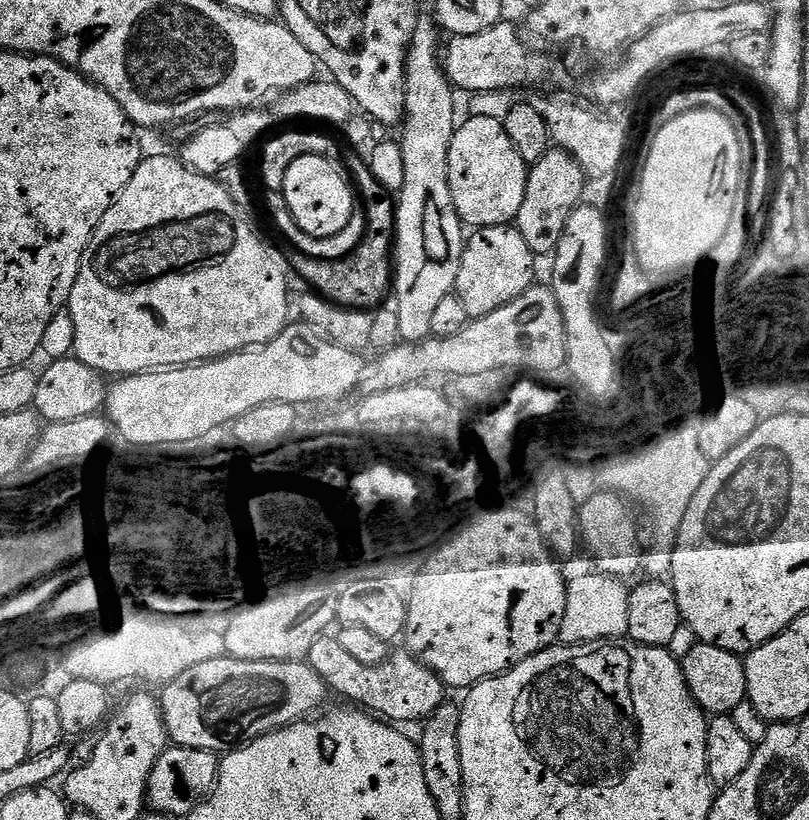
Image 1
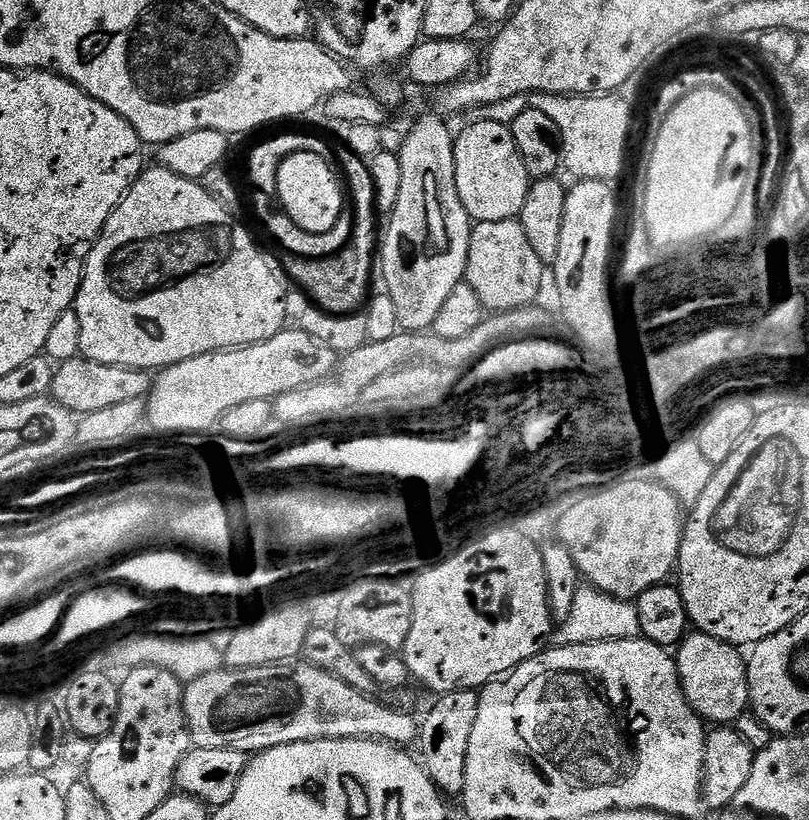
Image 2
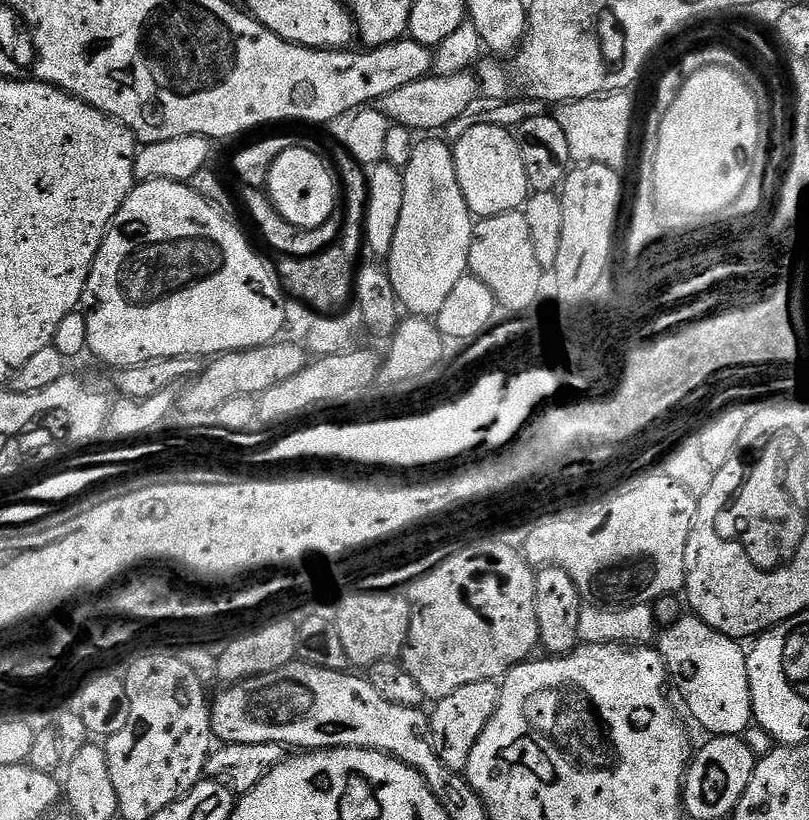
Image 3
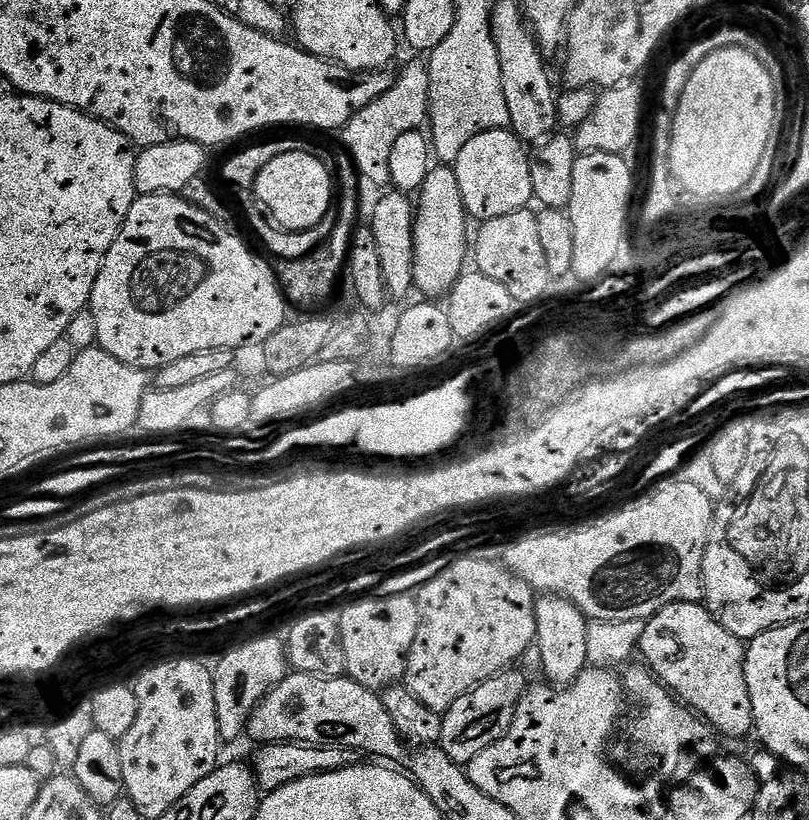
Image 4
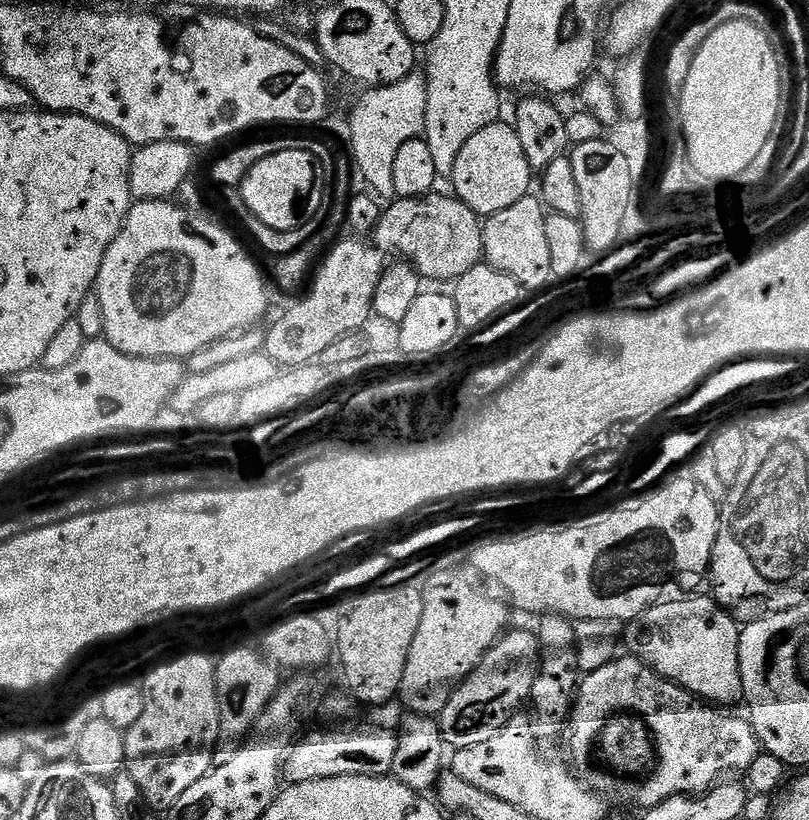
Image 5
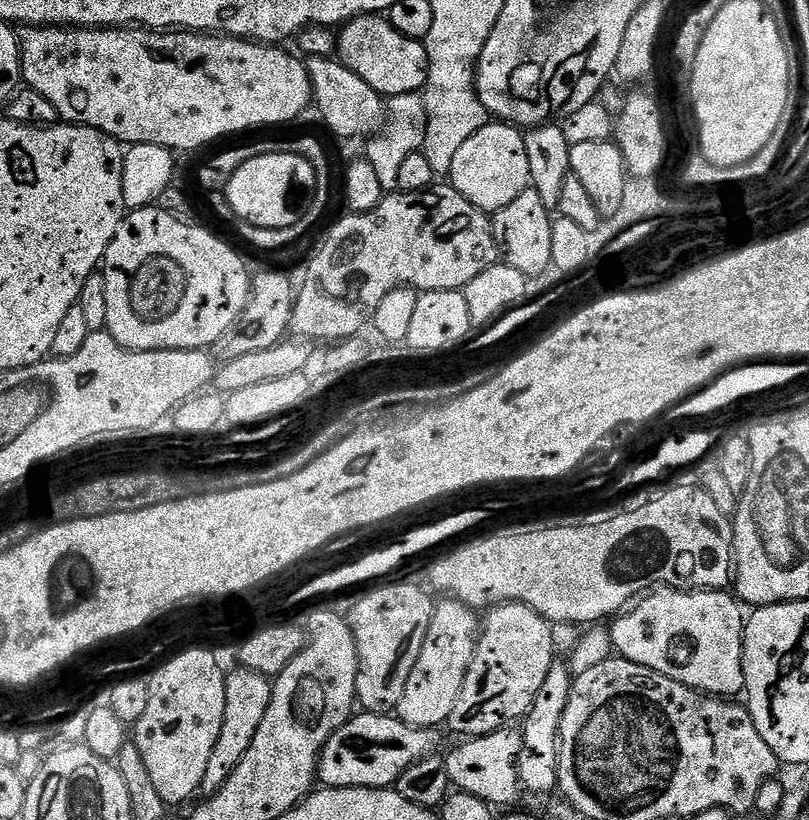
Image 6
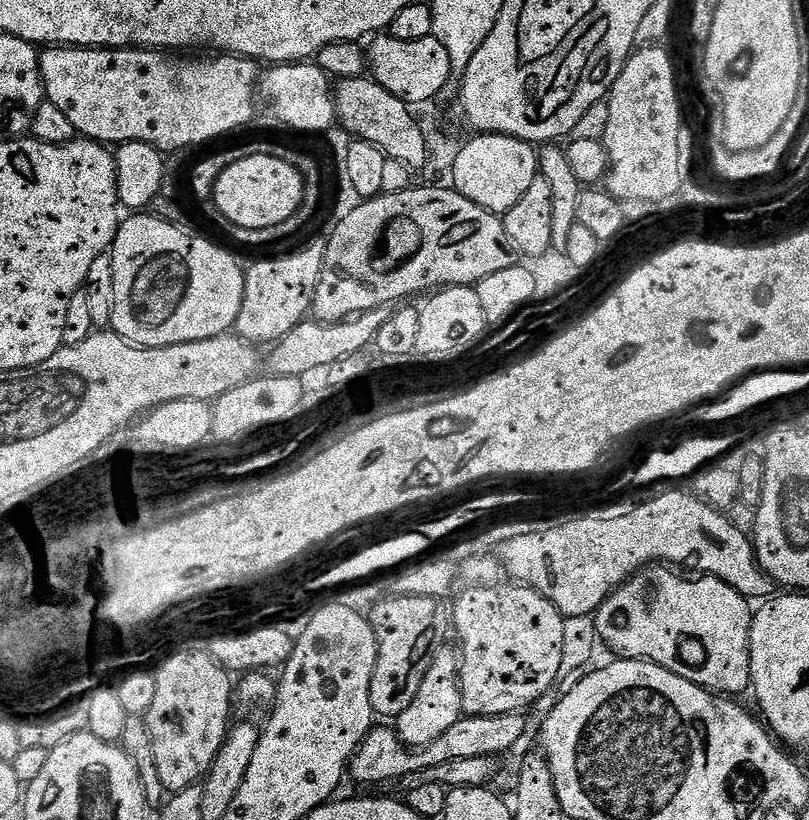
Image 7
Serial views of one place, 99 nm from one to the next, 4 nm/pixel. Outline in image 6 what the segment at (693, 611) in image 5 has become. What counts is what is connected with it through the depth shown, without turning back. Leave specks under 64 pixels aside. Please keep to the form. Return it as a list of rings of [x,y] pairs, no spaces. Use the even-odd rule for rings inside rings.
[[[661,587],[645,595],[627,614],[611,621],[612,647],[623,659],[674,678],[674,682],[682,682],[695,692],[739,697],[736,695],[744,692],[746,612],[741,601],[728,594],[724,590]]]

